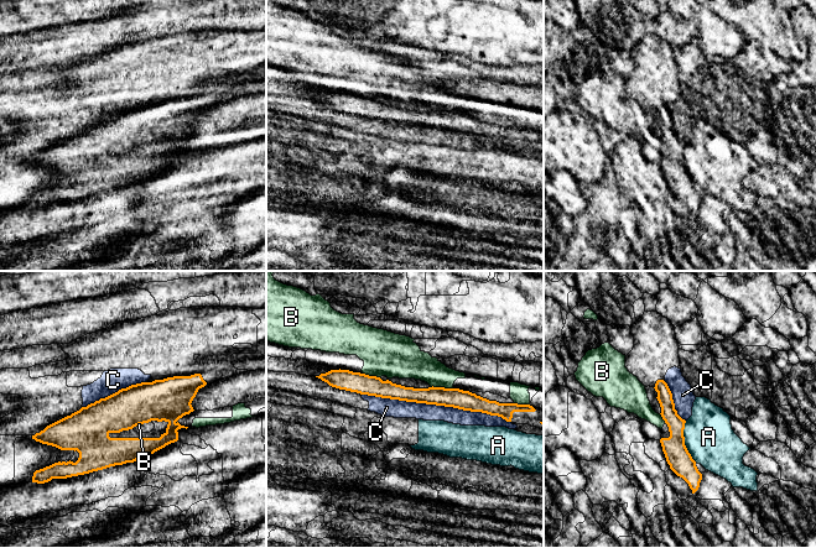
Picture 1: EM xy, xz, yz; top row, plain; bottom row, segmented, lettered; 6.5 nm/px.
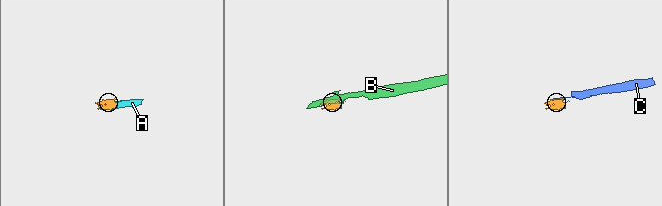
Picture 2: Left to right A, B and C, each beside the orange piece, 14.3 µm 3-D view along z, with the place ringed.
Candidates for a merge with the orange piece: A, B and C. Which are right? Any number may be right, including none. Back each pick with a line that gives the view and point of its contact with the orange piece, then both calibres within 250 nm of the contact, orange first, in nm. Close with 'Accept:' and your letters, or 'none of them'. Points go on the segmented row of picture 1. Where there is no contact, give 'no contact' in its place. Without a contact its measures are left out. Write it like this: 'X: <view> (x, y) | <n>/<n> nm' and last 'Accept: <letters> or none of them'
Accept: none of them

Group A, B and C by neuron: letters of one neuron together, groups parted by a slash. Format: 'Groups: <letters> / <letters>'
Groups: A / B / C

